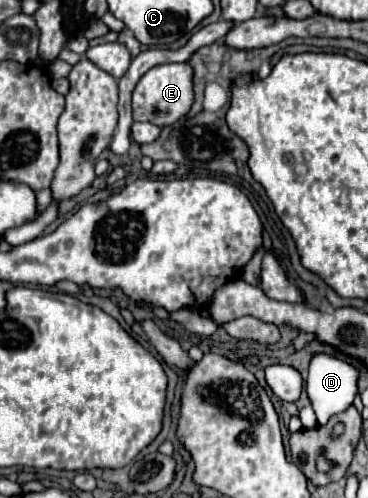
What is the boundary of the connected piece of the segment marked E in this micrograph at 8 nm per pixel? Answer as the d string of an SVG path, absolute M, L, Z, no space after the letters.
M189 62L183 64L159 64L145 72L133 90L133 120L151 122L159 128L171 126L181 120L193 106L193 68Z

